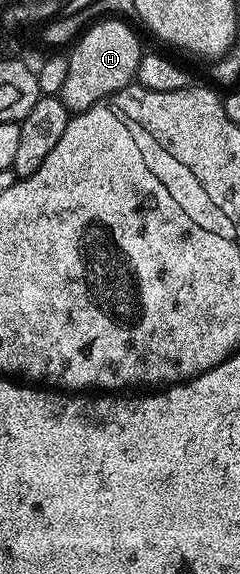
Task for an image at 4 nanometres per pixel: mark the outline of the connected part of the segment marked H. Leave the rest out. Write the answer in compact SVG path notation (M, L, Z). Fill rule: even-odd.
M100 19L89 24L78 37L68 54L69 69L66 71L66 83L58 95L64 106L73 114L88 109L111 93L125 89L136 81L138 63L142 56L140 41L136 33L124 19Z

